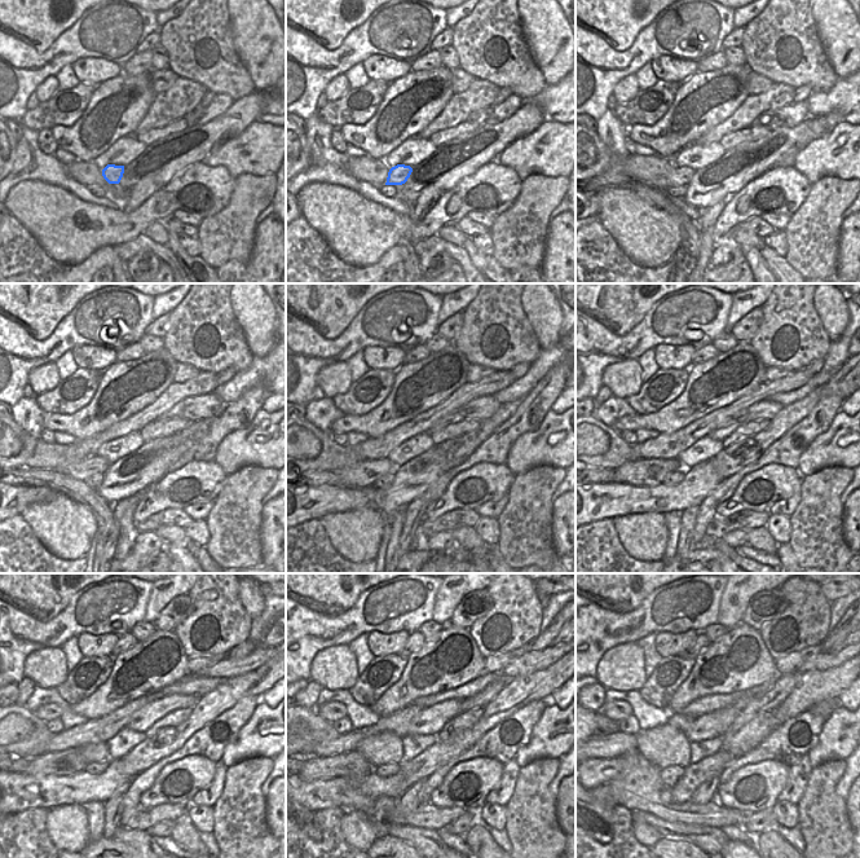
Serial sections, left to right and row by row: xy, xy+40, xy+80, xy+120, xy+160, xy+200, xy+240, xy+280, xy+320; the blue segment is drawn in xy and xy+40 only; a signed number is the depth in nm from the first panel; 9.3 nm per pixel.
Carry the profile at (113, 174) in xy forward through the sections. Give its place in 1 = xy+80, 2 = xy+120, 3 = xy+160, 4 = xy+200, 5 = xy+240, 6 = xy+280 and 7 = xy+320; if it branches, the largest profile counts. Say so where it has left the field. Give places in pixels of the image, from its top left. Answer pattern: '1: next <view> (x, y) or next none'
1: next xy+80 (679, 176)
2: next xy+120 (87, 467)
3: next xy+160 (364, 472)
4: next xy+200 (642, 472)
5: next xy+240 (69, 762)
6: next xy+280 (353, 764)
7: next xy+320 (602, 770)

